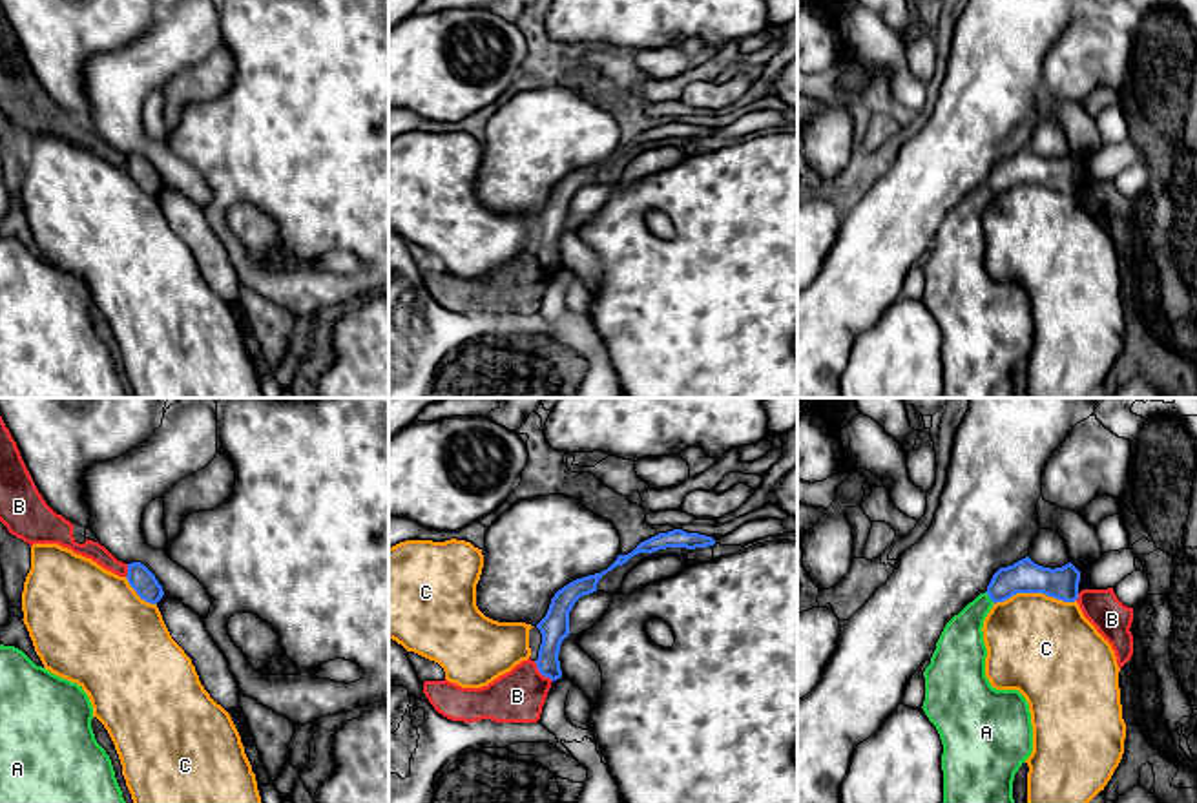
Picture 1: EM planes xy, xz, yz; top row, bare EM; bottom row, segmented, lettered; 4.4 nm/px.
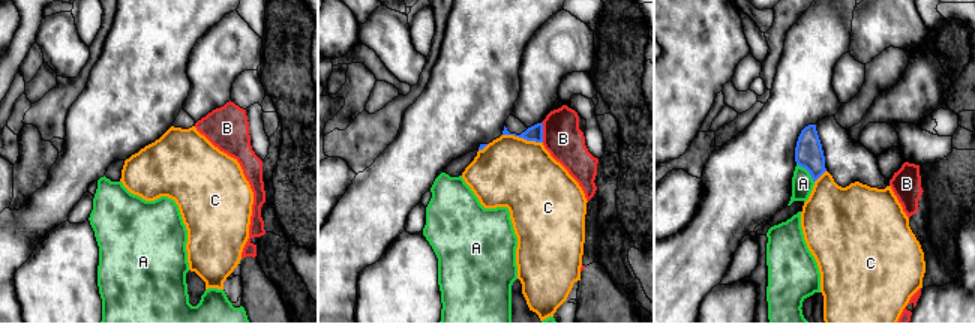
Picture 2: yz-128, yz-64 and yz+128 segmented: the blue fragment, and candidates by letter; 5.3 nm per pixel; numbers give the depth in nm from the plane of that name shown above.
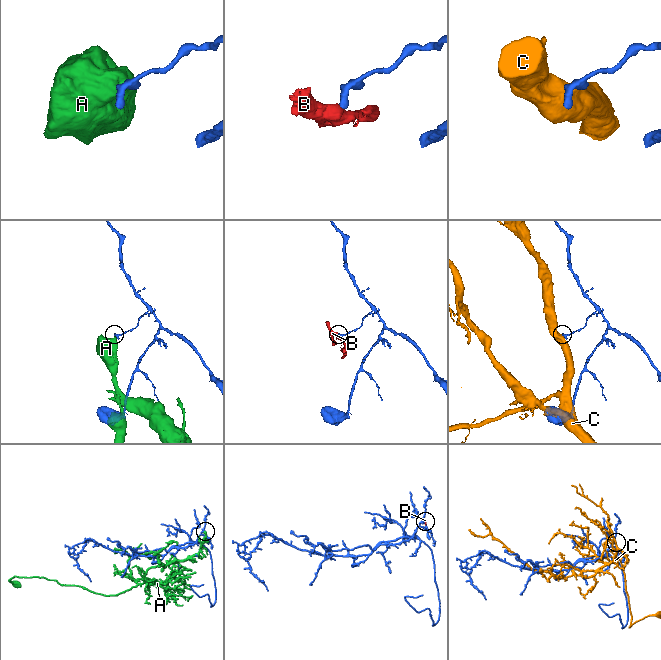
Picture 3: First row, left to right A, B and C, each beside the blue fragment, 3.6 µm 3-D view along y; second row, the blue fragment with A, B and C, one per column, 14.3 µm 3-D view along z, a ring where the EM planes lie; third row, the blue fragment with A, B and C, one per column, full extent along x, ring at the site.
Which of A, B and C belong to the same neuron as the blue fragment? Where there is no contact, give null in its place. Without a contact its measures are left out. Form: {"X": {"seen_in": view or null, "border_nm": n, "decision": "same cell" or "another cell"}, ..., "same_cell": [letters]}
{"A": {"seen_in": "yz", "border_nm": 70, "decision": "another cell"}, "B": {"seen_in": "xz", "border_nm": 130, "decision": "another cell"}, "C": {"seen_in": "yz", "border_nm": 360, "decision": "another cell"}, "same_cell": []}

